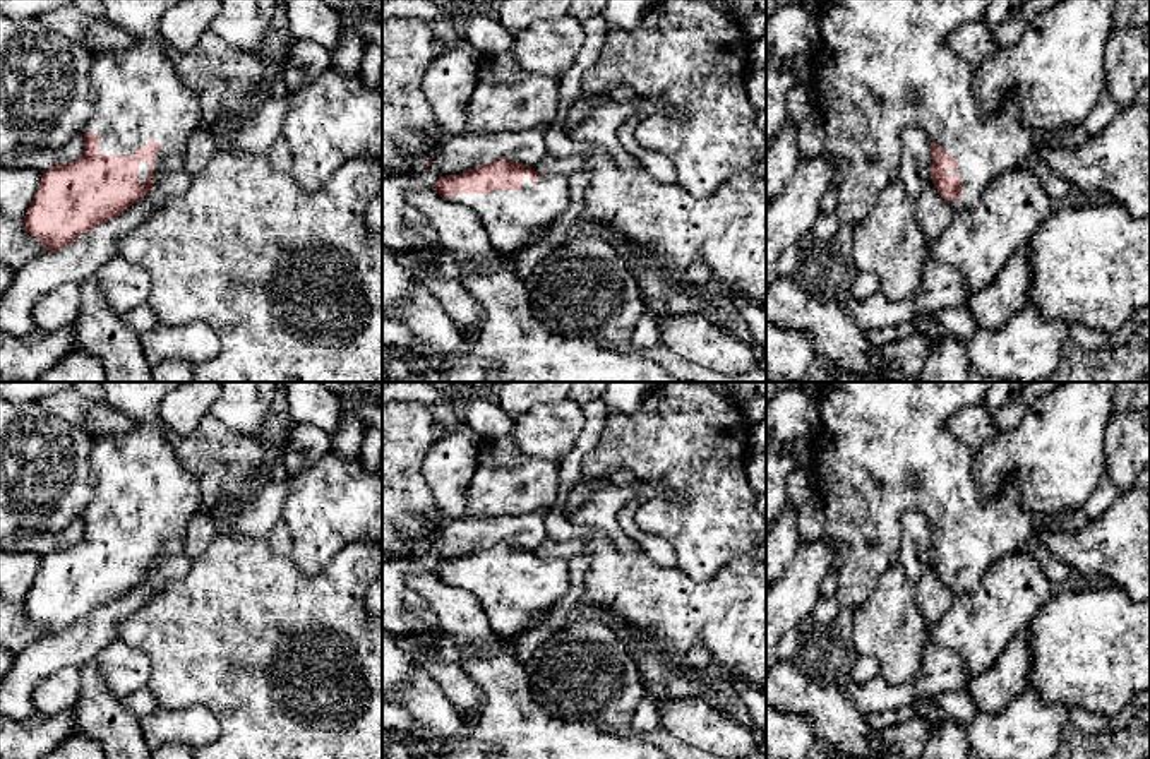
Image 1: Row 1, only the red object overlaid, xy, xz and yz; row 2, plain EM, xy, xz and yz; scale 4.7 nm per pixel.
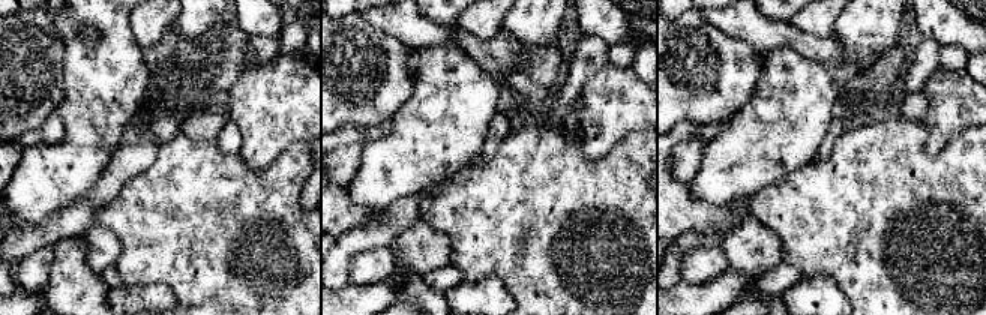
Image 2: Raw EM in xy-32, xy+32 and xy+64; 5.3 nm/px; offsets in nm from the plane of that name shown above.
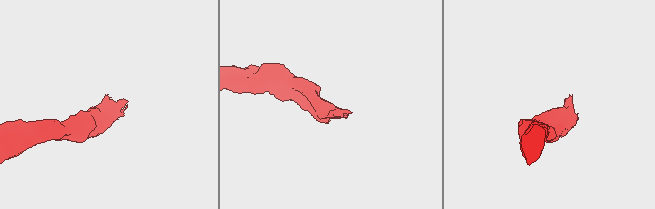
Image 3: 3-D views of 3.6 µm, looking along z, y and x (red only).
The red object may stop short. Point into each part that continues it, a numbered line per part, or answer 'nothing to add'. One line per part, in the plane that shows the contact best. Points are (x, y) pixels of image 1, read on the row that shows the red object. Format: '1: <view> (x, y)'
1: xy (137, 93)

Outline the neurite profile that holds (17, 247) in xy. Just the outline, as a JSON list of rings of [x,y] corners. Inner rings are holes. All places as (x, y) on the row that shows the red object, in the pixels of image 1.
[[[0,212],[0,264],[15,272],[43,252],[45,245],[26,231],[22,219],[10,219]]]

